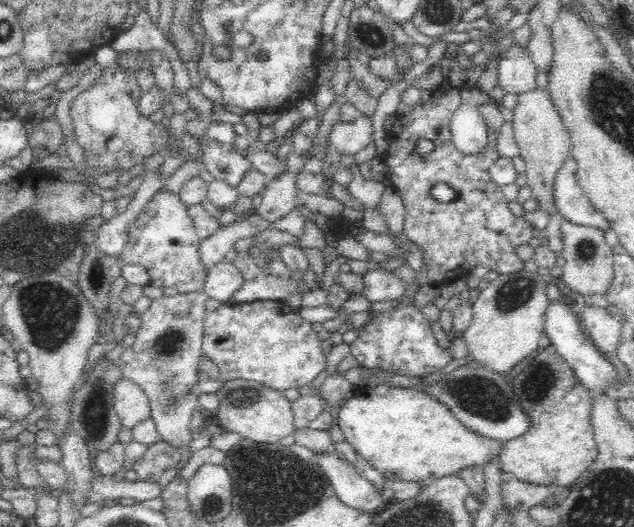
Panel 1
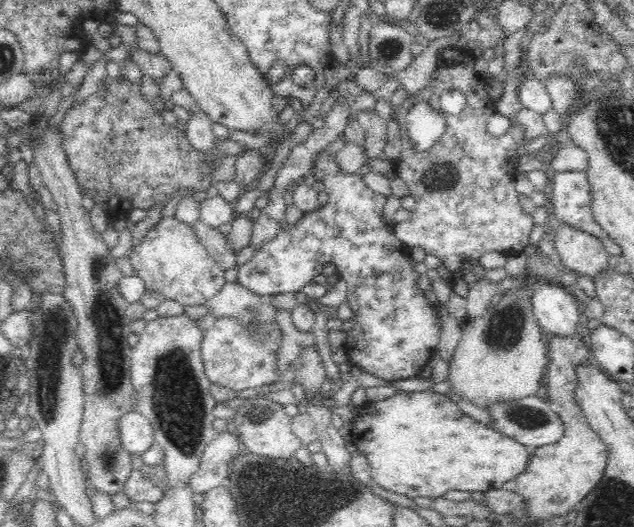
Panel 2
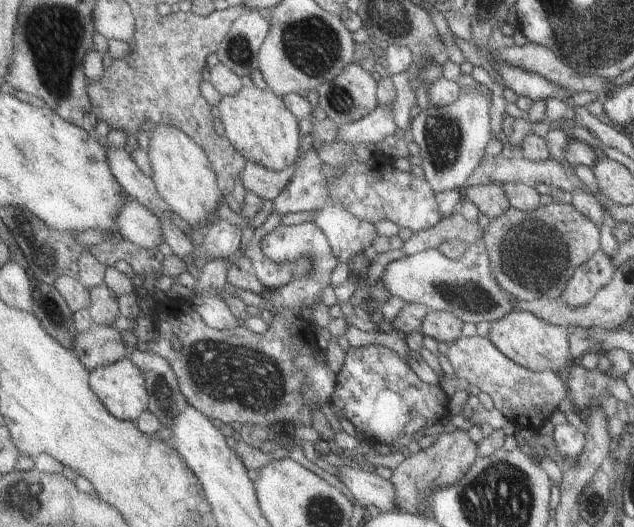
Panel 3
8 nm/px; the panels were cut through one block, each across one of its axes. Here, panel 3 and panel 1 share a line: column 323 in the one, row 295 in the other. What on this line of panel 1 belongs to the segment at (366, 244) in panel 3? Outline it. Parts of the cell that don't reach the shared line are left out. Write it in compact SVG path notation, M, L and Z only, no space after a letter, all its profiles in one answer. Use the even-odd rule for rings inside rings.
M224 260L209 268L202 288L208 299L213 298L223 305L232 298L232 294L240 286L242 286L242 273L236 265Z

